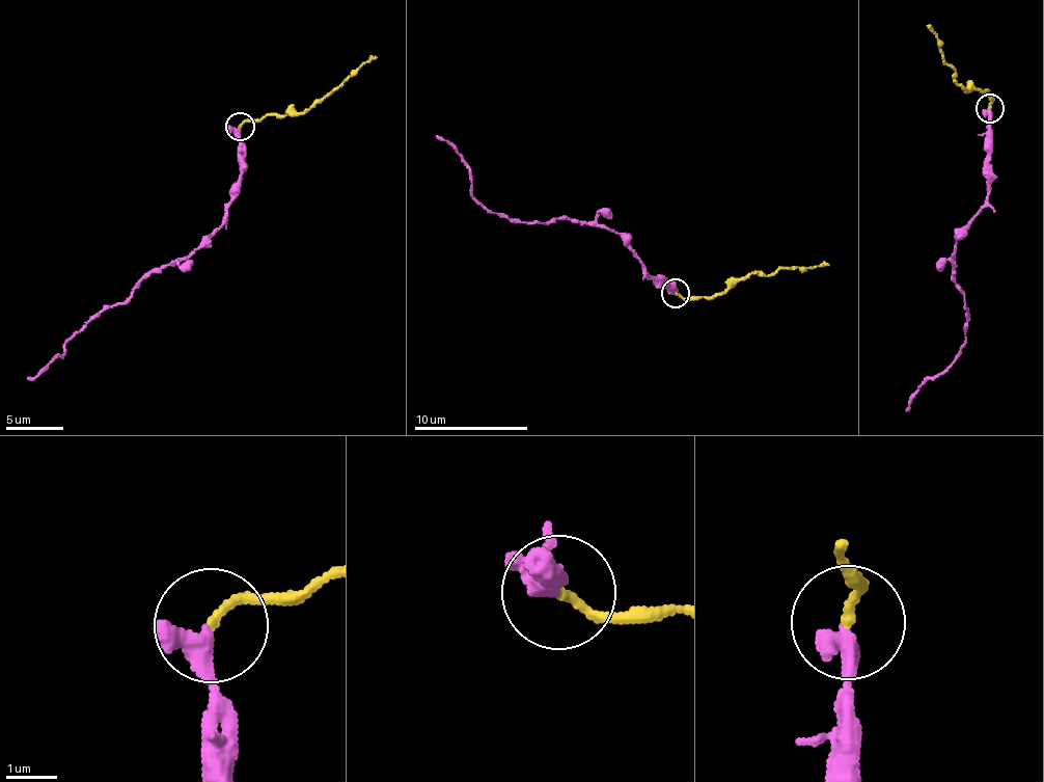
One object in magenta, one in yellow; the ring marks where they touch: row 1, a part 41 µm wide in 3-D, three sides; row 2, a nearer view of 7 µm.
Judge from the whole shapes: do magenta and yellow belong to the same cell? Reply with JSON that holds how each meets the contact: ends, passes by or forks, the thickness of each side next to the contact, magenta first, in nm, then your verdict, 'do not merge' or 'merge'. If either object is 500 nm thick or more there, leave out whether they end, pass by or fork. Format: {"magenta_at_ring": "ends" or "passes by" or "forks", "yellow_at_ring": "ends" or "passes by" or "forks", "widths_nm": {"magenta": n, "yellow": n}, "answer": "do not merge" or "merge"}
{"magenta_at_ring": "passes by", "yellow_at_ring": "ends", "widths_nm": {"magenta": 280, "yellow": 170}, "answer": "merge"}

